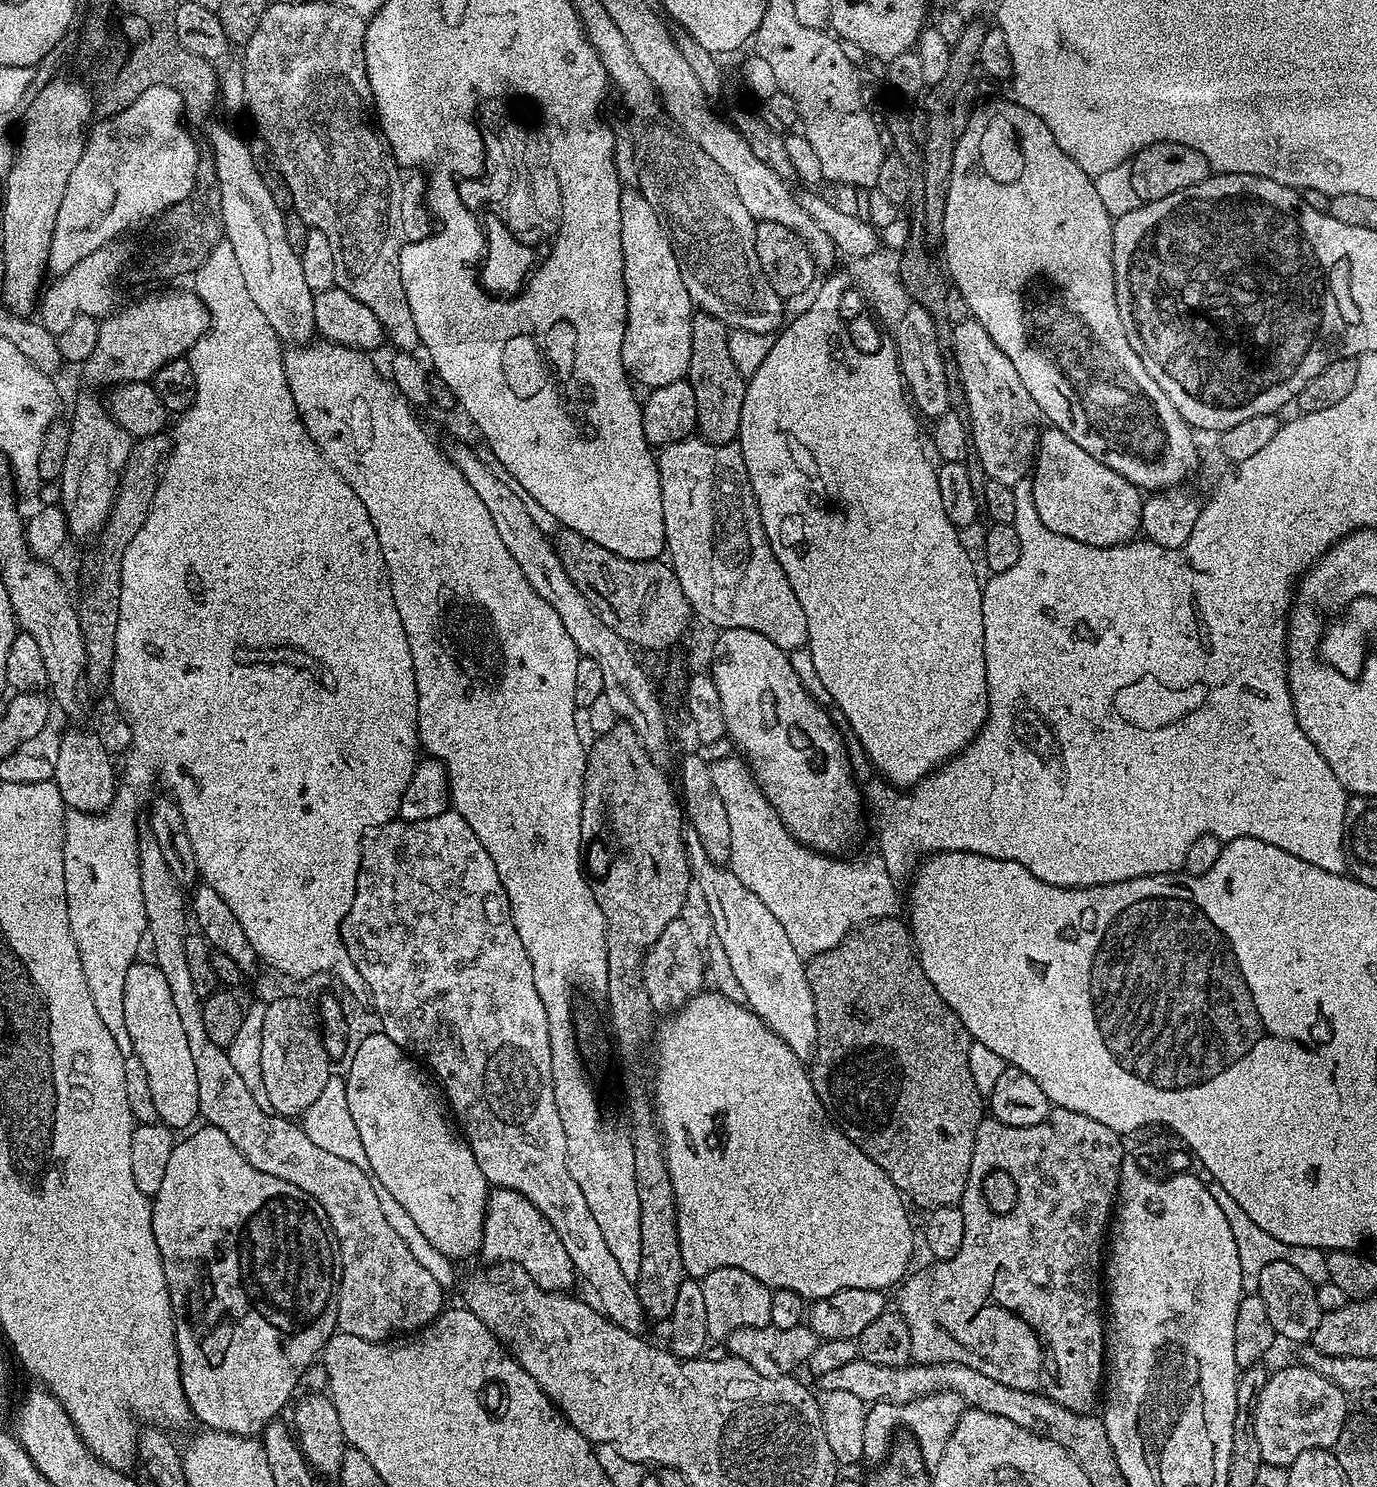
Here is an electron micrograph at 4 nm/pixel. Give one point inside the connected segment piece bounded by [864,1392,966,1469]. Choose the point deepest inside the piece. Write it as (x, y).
(932, 1419)

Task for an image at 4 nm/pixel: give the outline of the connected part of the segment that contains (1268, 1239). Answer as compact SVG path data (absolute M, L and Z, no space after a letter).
M1213 1187L1212 1193L1214 1194L1214 1202L1218 1202L1218 1206L1222 1206L1222 1214L1226 1214L1226 1222L1230 1222L1230 1230L1234 1230L1234 1242L1238 1242L1238 1262L1242 1262L1242 1286L1245 1293L1255 1293L1257 1291L1256 1283L1262 1270L1266 1266L1270 1266L1270 1262L1278 1262L1279 1260L1290 1262L1290 1266L1302 1270L1302 1274L1306 1274L1308 1281L1314 1285L1329 1283L1325 1249L1290 1246L1286 1242L1278 1242L1278 1238L1266 1234L1266 1230L1258 1230L1258 1226L1254 1226L1254 1222L1250 1222L1246 1210L1242 1210L1242 1206L1238 1206L1238 1202L1234 1202L1234 1198L1230 1198L1230 1194L1226 1194L1226 1190Z

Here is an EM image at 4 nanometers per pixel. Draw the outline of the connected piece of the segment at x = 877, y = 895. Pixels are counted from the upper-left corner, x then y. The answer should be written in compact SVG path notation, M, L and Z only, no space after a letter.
M739 757L720 759L710 763L714 786L721 801L725 803L729 818L730 858L728 867L744 886L749 887L762 902L769 907L770 914L778 919L786 938L805 960L812 959L826 950L832 949L852 931L873 920L895 917L898 910L897 883L889 876L885 862L872 852L855 858L854 863L829 853L820 853L808 848L793 838L789 829L778 818L777 812L769 804L747 763Z

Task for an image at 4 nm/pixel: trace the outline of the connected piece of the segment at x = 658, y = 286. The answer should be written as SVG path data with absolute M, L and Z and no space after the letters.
M628 186L621 191L620 209L628 323L622 338L622 362L637 385L645 384L648 390L670 386L670 382L683 380L688 374L694 305L686 290L686 282L682 282L668 232L639 187Z

